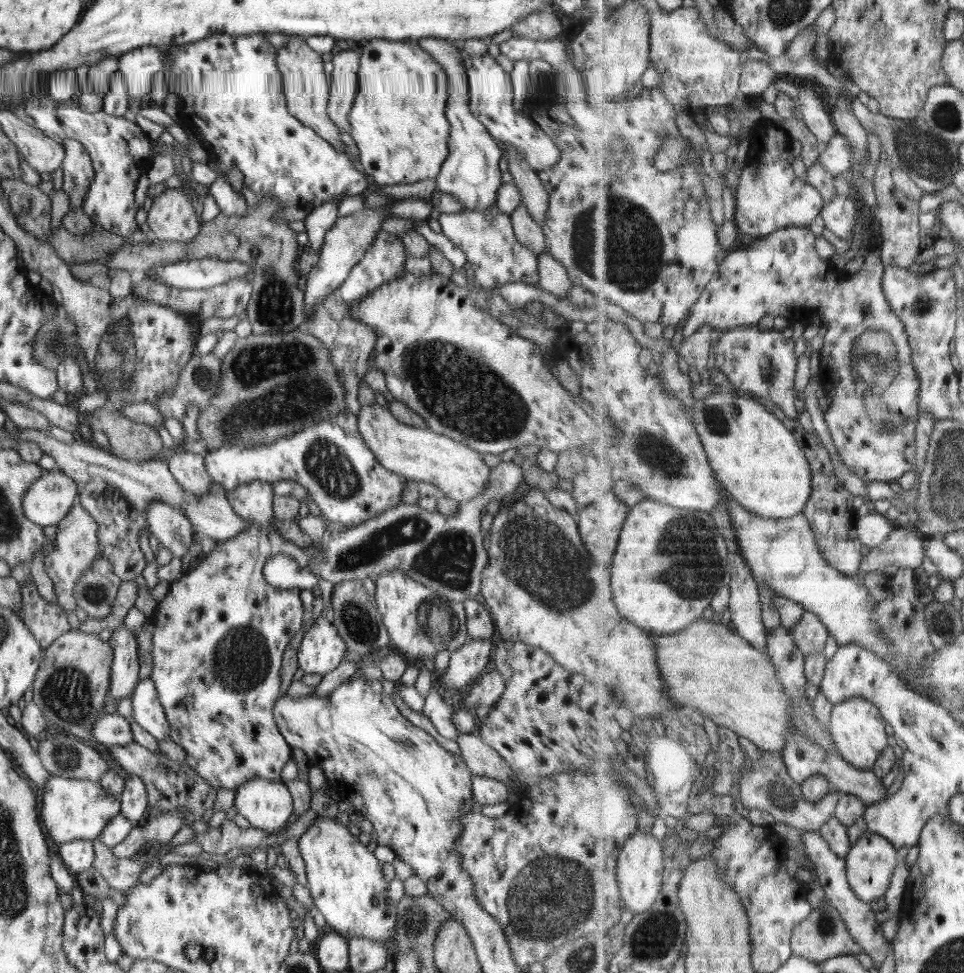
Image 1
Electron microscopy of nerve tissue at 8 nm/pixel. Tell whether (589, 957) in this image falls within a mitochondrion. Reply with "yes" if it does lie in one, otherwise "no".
yes

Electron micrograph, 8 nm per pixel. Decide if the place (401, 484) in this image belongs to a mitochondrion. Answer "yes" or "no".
no

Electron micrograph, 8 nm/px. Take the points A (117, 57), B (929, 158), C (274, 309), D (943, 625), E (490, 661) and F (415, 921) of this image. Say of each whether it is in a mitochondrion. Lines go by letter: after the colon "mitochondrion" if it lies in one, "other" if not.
A: other
B: mitochondrion
C: mitochondrion
D: mitochondrion
E: other
F: mitochondrion

